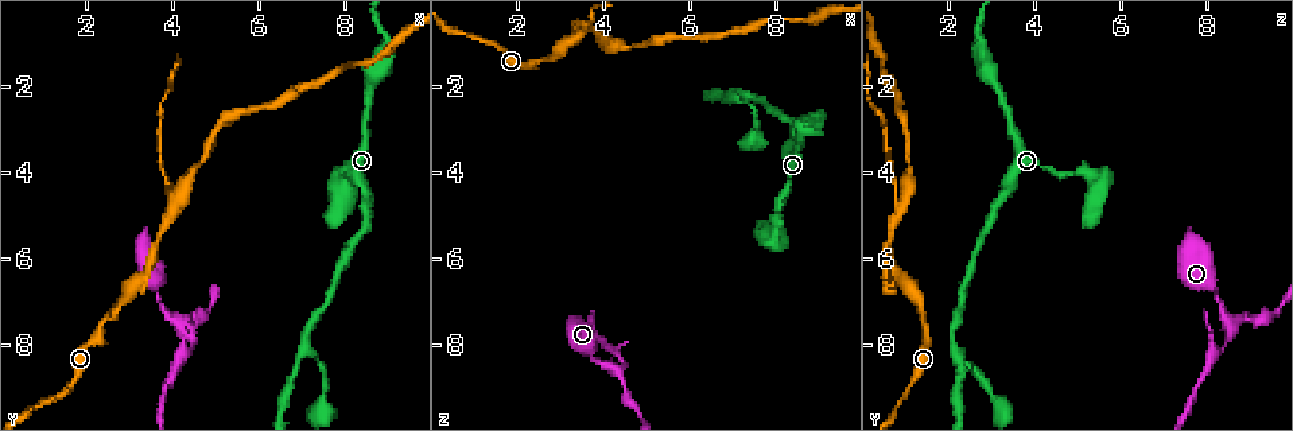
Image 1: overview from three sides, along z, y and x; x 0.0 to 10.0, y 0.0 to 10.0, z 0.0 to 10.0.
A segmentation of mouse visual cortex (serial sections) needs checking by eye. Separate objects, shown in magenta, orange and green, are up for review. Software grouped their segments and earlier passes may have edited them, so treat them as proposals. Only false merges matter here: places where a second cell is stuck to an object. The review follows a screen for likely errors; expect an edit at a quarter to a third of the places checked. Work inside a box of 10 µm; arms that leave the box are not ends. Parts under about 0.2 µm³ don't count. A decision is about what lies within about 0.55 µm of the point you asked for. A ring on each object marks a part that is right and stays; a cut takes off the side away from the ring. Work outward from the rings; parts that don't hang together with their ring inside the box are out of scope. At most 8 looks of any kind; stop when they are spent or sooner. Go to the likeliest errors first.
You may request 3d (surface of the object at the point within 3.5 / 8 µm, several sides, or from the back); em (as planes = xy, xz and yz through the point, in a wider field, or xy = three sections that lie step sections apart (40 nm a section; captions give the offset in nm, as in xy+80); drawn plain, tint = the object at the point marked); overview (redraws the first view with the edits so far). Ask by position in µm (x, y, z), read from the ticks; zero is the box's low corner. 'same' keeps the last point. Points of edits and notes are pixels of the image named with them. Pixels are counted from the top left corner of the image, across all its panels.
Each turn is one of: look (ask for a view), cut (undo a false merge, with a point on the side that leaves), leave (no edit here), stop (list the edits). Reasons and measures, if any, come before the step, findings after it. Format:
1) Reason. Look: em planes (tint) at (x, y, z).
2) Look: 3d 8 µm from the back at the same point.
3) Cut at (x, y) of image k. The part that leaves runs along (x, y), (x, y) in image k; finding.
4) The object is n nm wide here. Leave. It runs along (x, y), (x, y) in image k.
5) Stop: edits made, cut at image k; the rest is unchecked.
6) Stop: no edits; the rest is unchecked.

Two arms in line, one across. Look: 3d 3.5 µm at (7.05, 8.05, 2.20).

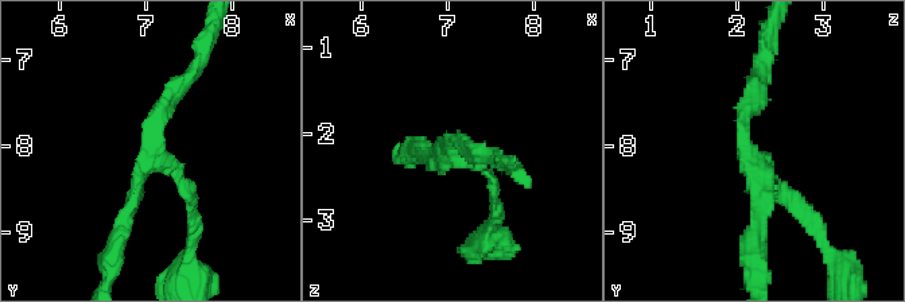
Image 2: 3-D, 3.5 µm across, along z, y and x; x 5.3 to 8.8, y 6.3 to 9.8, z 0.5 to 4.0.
3 arms meet here; the arms are 200, 200, 200 nm wide. Look: em xy step 1 (tint) at (7.10, 8.10, 2.20).

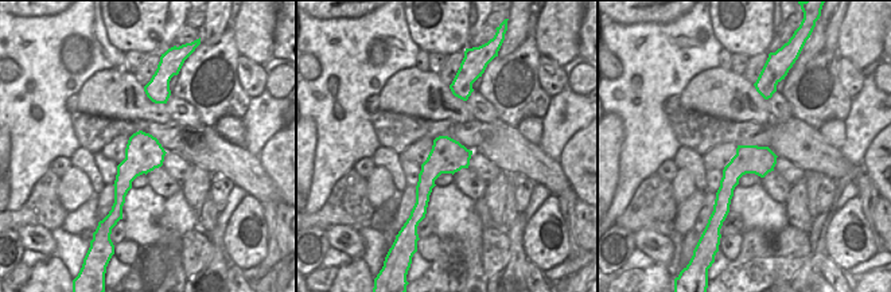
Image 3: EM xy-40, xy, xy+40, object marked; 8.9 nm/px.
Leave. It runs along (758, 76), (745, 146), (800, 212) in image 2; continuous, no second cell.

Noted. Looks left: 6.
A narrow waist. Look: 3d 3.5 µm at (2.45, 7.45, 1.45).

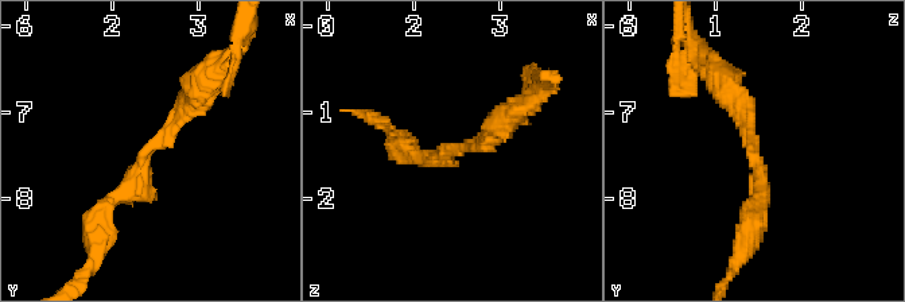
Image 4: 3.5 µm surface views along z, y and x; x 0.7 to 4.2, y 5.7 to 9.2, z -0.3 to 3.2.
Look: em xy step 5 (tint) at (2.45, 7.40, 1.45).

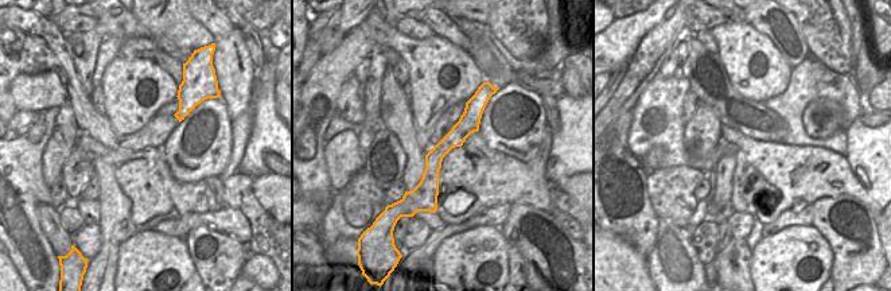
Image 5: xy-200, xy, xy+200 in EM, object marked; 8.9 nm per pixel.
Another direction. Look: em xy step 3 (tint) at the same point.

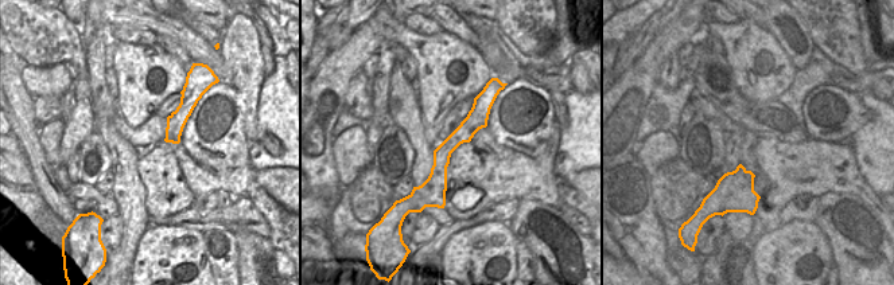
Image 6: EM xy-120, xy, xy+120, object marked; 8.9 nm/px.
Leave. It runs along (103, 213), (206, 81) in image 4; all the same cell.

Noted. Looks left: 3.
Sudden change in width. Look: 3d 3.5 µm at (3.55, 6.10, 0.70).

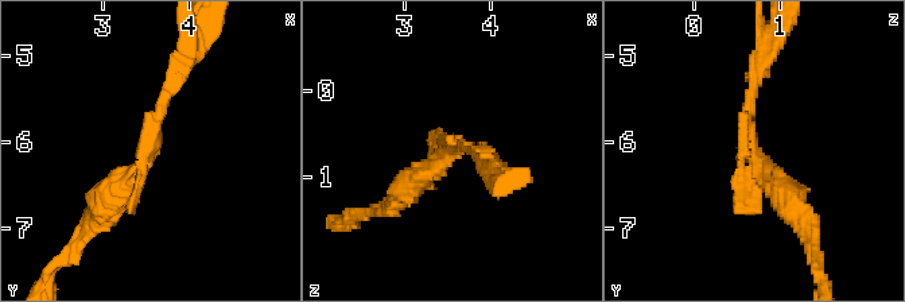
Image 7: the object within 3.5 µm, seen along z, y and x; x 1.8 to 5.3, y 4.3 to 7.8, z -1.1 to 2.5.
Look: em xy step 3 (tint) at (3.50, 6.20, 0.65).

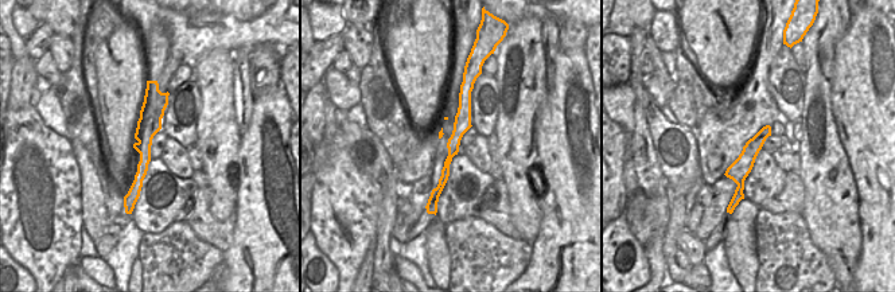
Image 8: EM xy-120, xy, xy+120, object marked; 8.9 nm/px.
Leave. It runs along (464, 86), (463, 123), (434, 198) in image 8; all the same cell.

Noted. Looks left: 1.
Stop: no edits; the rest is unchecked.

